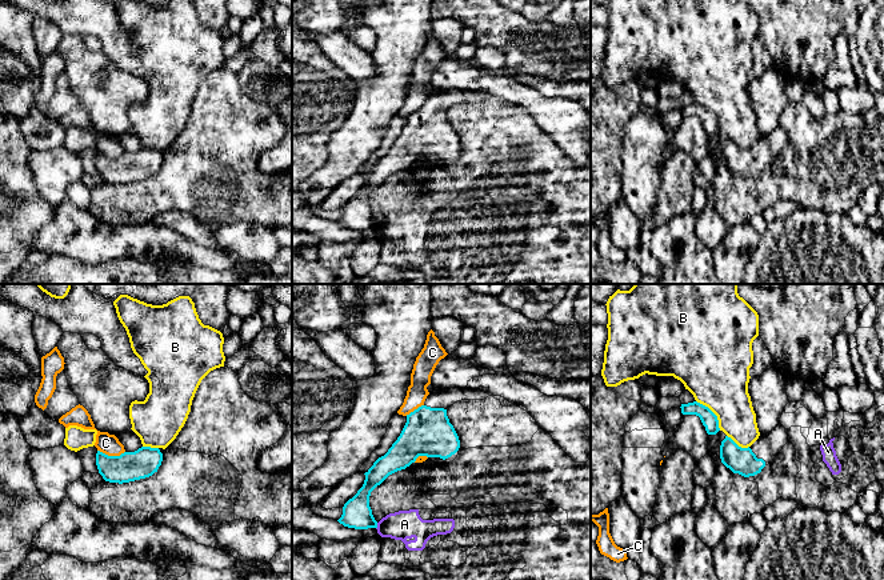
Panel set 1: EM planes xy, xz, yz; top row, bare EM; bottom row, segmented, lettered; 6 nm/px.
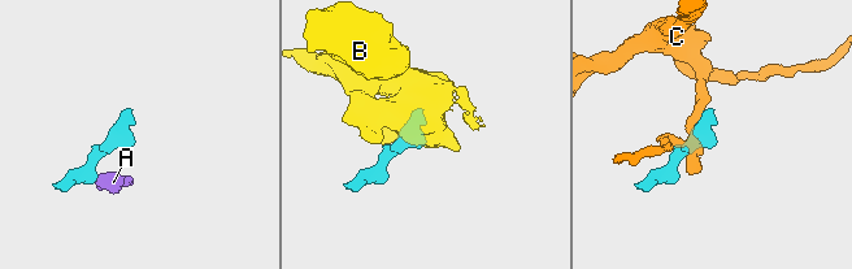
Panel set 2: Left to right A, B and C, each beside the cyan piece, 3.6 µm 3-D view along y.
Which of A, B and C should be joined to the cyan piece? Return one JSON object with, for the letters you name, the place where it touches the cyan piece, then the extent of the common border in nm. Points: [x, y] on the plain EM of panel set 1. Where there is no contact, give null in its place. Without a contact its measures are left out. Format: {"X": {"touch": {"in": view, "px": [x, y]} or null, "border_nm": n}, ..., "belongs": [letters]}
{"belongs": []}

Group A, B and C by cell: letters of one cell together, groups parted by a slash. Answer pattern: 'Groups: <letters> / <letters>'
Groups: A / B / C

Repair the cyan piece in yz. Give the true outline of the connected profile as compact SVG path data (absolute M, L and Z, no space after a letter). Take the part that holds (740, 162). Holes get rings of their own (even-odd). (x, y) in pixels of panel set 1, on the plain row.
M781 125L769 135L760 136L748 149L739 148L731 139L725 137L720 147L720 160L733 175L749 179L771 165L787 144L788 131Z

